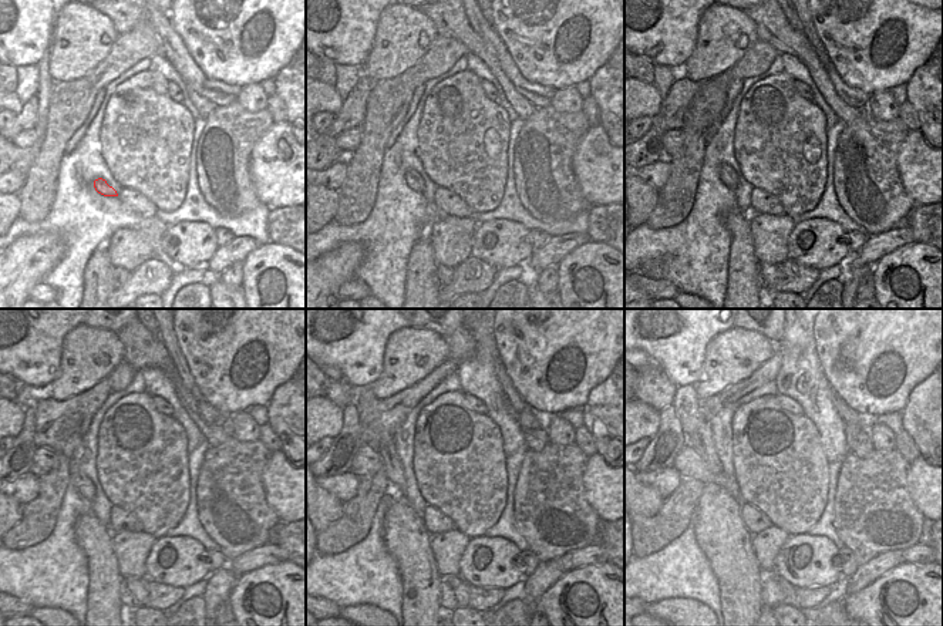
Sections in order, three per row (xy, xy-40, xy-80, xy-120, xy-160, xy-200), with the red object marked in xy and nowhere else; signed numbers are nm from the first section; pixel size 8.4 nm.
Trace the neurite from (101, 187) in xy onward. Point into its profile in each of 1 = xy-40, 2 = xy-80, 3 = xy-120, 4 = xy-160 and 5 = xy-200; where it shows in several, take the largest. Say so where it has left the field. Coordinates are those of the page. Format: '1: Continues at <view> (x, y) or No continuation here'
1: Continues at xy-40 (414, 181)
2: Continues at xy-80 (727, 174)
3: Continues at xy-120 (86, 487)
4: Continues at xy-160 (394, 473)
5: Continues at xy-200 (697, 431).

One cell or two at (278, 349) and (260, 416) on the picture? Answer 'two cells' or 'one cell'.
two cells

